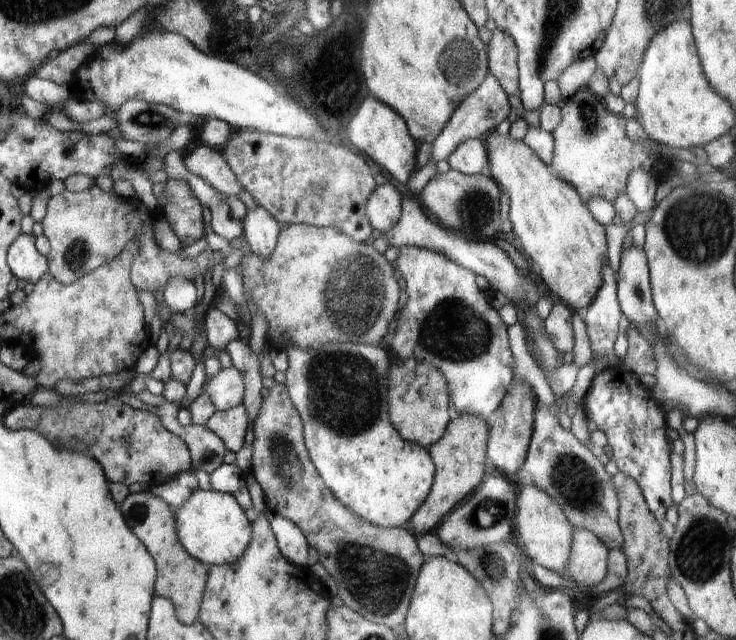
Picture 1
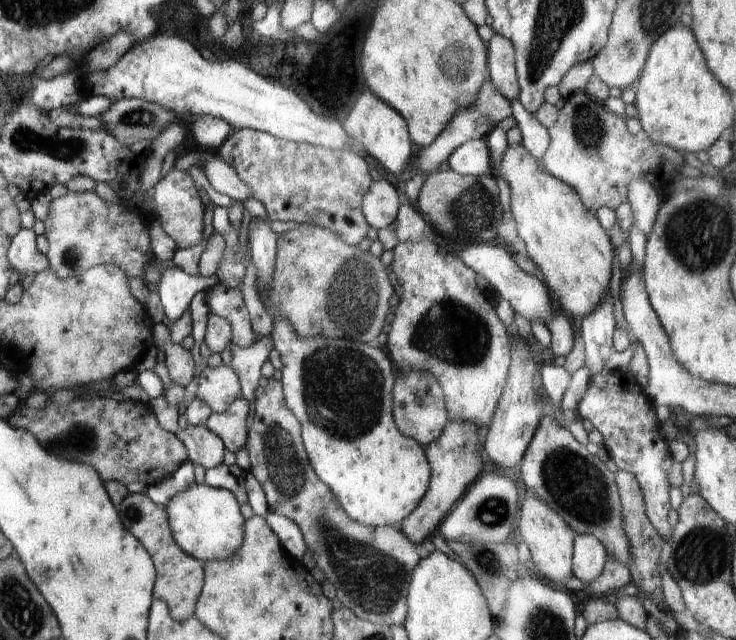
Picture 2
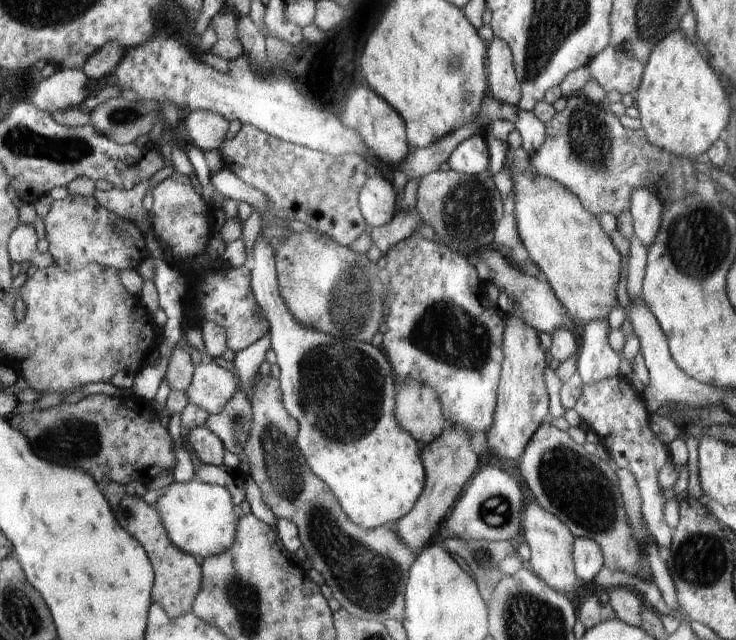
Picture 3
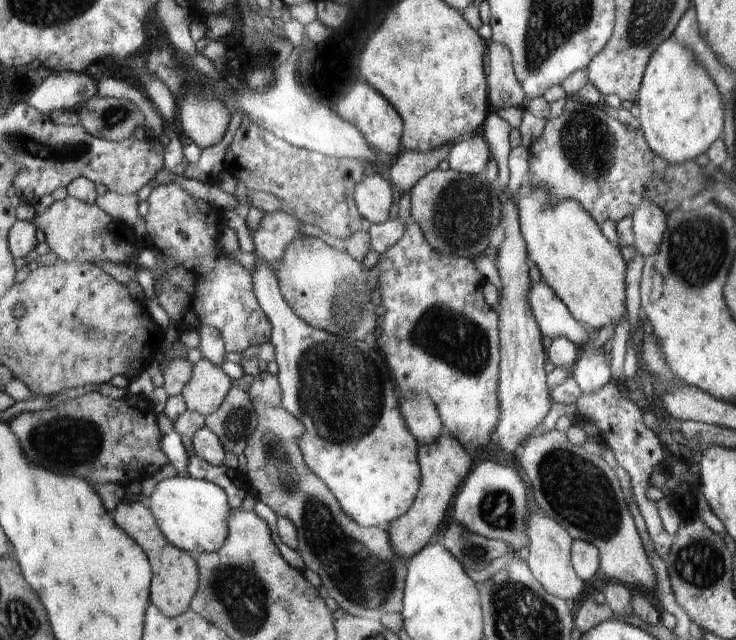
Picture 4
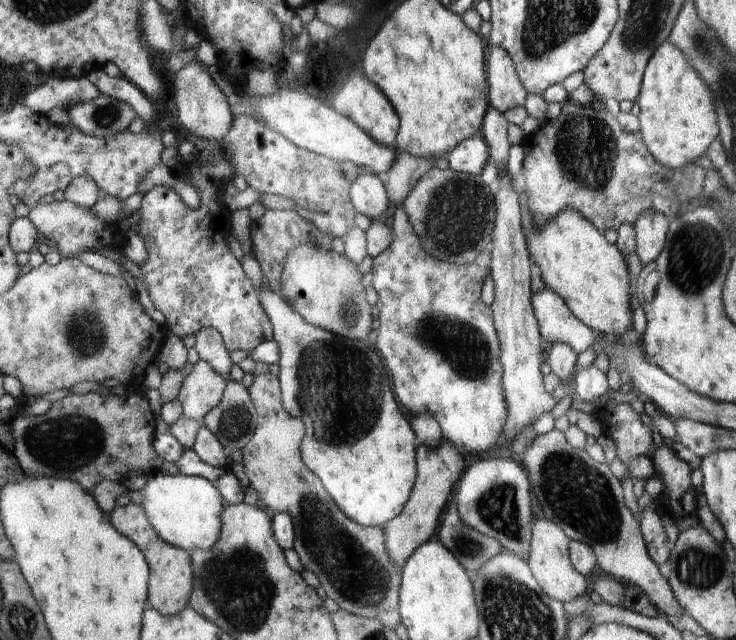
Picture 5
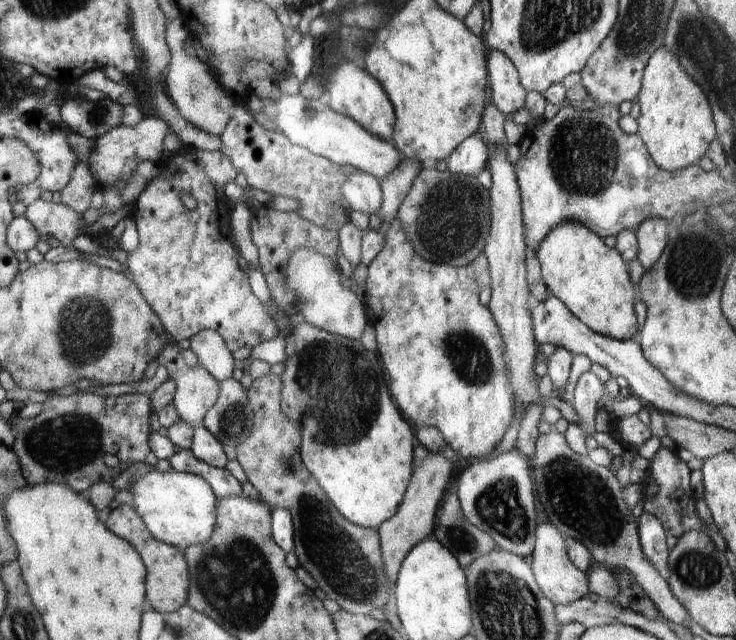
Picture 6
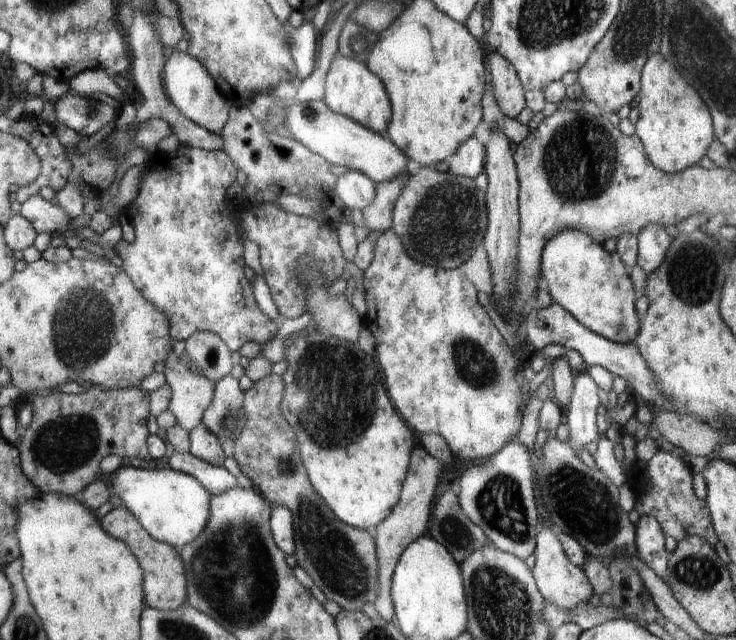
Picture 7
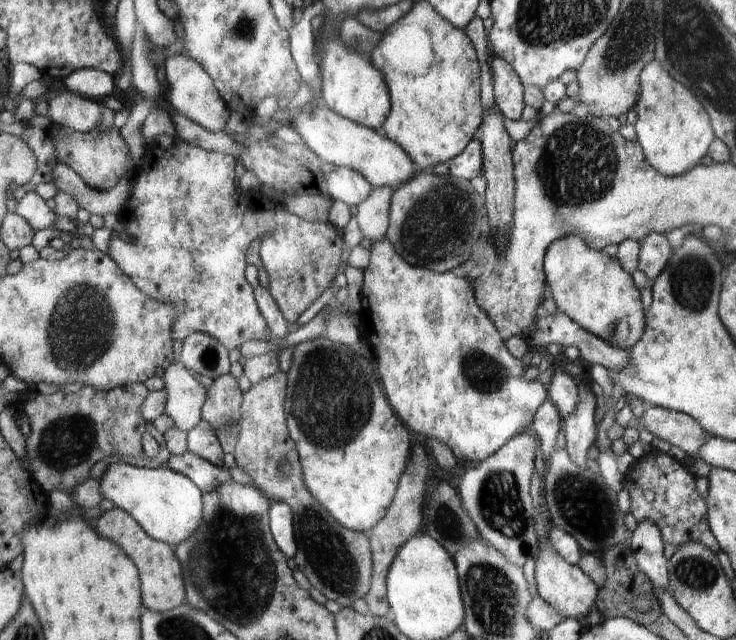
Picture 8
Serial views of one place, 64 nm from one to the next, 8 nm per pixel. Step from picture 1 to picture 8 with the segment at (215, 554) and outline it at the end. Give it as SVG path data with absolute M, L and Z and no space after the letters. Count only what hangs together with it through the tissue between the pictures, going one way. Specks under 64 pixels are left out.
M115 461L99 483L103 498L112 500L118 509L131 514L153 539L164 541L173 548L186 541L202 525L206 494L190 478L169 467L147 469Z

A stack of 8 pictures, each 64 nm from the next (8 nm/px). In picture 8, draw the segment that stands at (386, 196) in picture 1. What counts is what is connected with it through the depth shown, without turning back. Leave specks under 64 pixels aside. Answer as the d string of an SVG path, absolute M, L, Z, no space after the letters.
M336 167L332 173L325 174L324 184L327 186L326 194L333 201L341 200L349 207L357 207L374 192L364 175L346 167Z

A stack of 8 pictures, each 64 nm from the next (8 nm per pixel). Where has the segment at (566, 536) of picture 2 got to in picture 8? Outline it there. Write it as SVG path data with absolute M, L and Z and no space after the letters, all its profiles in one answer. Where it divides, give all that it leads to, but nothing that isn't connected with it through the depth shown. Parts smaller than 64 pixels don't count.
M548 539L544 540L543 553L535 558L535 580L538 596L565 618L580 620L588 616L598 598L599 588L596 582L578 564L569 563L567 559L562 558Z

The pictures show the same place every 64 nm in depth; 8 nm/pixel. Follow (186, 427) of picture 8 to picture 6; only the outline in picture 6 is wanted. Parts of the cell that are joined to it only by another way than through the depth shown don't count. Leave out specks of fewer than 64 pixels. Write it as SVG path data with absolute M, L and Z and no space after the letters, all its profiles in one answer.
M174 340L164 347L161 357L157 361L168 370L169 378L176 382L177 389L172 406L179 414L179 418L193 426L202 424L202 418L215 405L215 402L219 400L222 383L200 364L192 368L189 365L186 366L186 362L182 358L182 349L180 349L180 346Z

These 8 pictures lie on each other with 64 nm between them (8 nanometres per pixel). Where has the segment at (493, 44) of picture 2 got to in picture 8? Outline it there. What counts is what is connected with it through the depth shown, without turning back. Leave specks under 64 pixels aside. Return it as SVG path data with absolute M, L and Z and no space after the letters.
M491 56L489 62L493 78L493 93L495 103L503 118L519 120L522 118L524 101L522 79L511 63L502 57Z

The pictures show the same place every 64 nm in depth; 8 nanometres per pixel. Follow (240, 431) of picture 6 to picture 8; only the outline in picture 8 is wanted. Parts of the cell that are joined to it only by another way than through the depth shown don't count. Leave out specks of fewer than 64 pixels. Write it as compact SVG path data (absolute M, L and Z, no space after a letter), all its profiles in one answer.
M230 373L209 382L207 404L203 406L204 420L213 429L239 424L243 393Z

